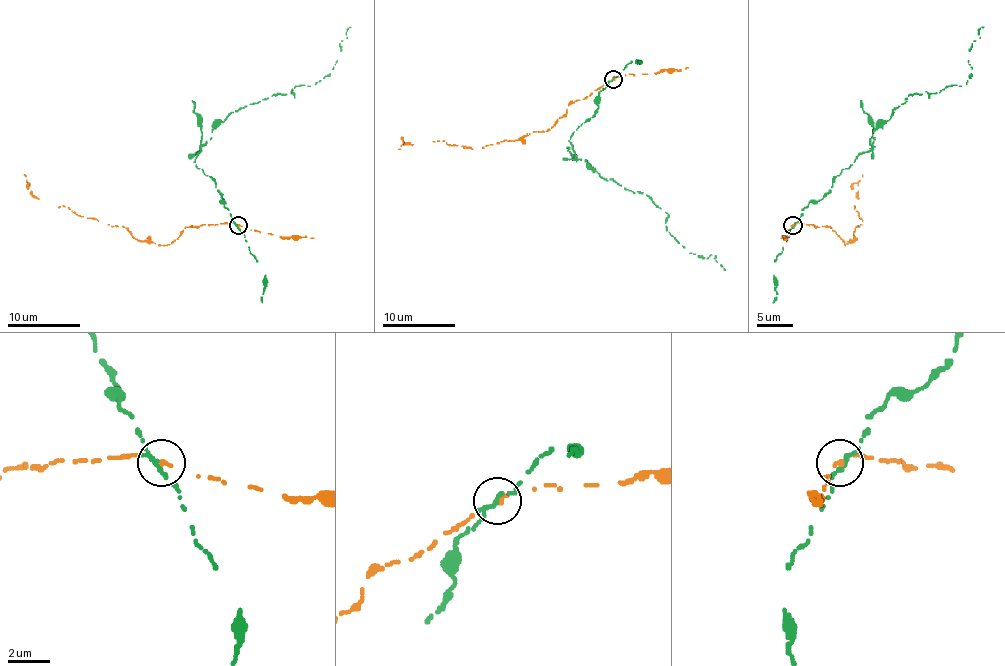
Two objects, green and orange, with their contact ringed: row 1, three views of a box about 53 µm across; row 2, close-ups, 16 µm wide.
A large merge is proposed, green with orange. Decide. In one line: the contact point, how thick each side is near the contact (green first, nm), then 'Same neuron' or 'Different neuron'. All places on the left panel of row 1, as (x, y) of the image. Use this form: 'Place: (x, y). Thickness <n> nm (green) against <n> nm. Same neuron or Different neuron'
Place: (238, 225). Thickness 200 nm (green) against 220 nm. Different neuron

